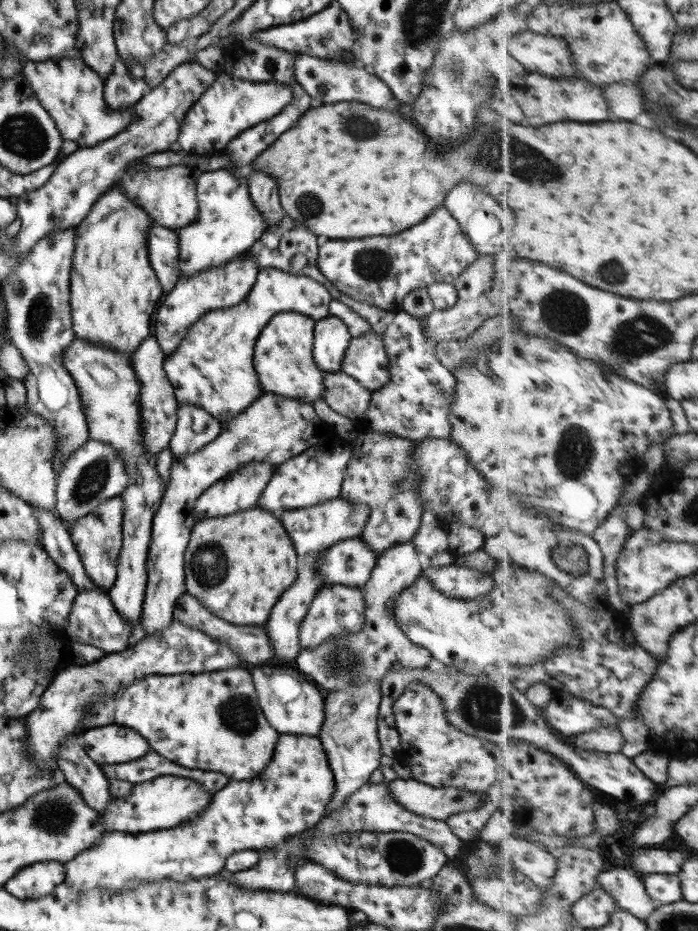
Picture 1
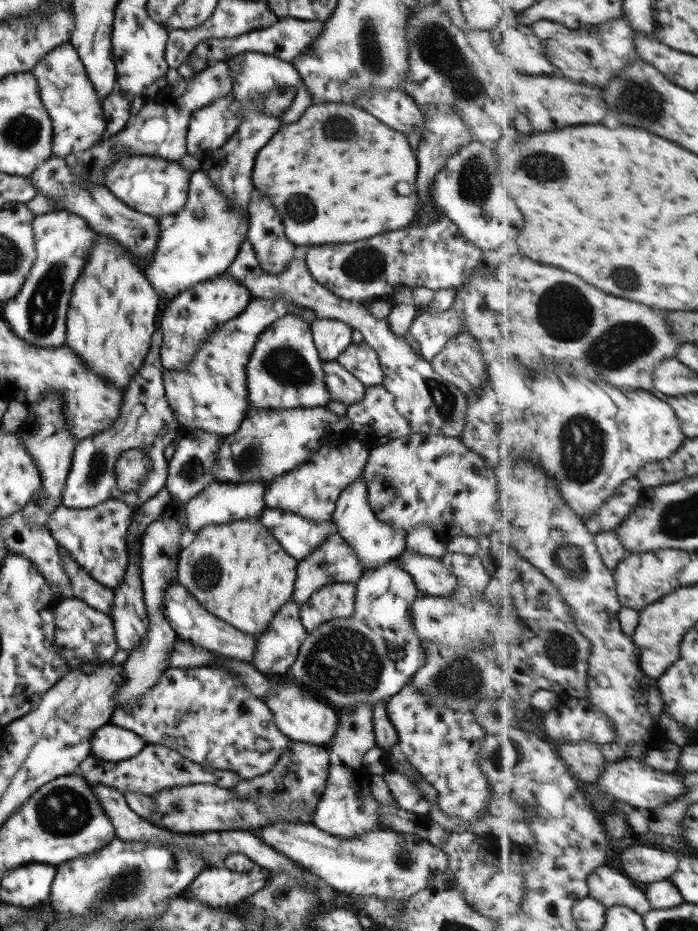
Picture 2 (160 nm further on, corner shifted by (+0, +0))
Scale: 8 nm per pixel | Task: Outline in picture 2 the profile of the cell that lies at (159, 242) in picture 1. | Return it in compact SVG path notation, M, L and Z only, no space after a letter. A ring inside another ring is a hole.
M49 157L28 175L28 178L38 194L50 196L56 202L62 202L67 213L81 217L97 235L103 234L116 240L135 258L144 261L150 259L158 235L158 222L155 217L140 214L128 208L104 185L96 185L89 182L89 179L71 174L63 158Z

